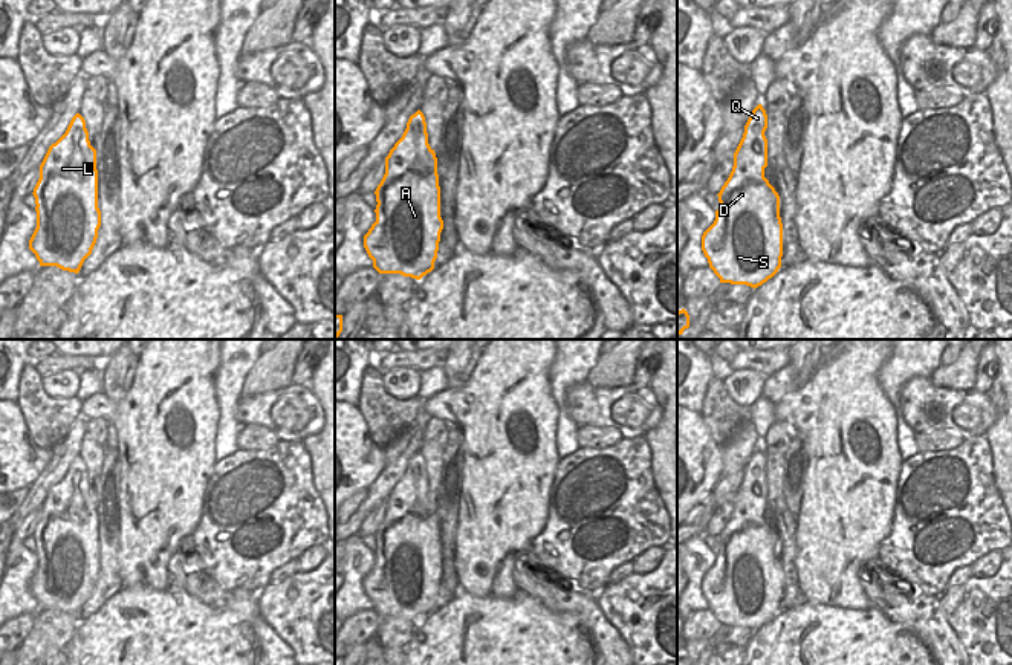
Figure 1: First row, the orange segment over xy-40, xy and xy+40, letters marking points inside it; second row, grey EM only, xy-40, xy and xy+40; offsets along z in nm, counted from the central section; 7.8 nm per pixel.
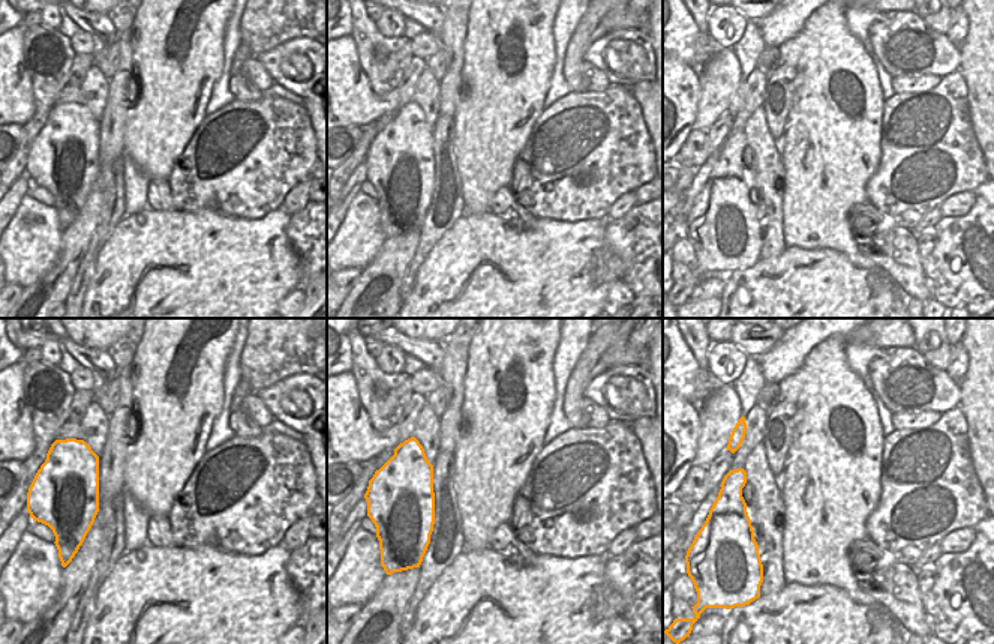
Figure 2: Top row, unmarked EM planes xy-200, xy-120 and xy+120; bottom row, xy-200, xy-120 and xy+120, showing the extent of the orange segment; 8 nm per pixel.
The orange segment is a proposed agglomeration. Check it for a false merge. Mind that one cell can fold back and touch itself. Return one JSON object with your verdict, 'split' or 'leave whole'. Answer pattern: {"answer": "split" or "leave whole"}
{"answer": "leave whole"}

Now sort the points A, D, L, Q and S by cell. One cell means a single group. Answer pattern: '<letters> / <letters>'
A D L Q S

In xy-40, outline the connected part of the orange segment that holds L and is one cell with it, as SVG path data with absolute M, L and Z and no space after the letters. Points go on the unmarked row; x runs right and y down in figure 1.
M79 456L49 489L32 537L37 570L29 592L40 608L78 616L92 596L101 569L96 492L90 488L86 463Z

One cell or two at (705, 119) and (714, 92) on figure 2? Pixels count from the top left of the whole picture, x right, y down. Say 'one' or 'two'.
one

